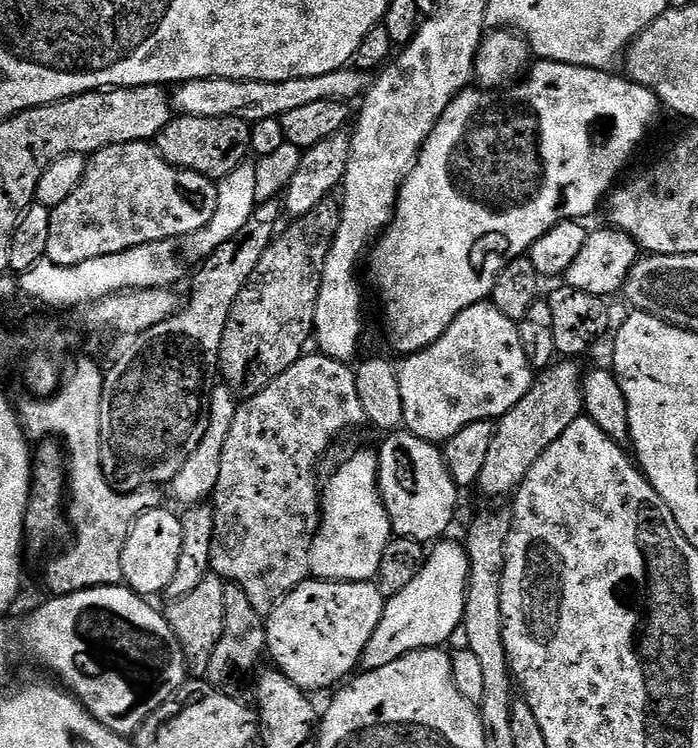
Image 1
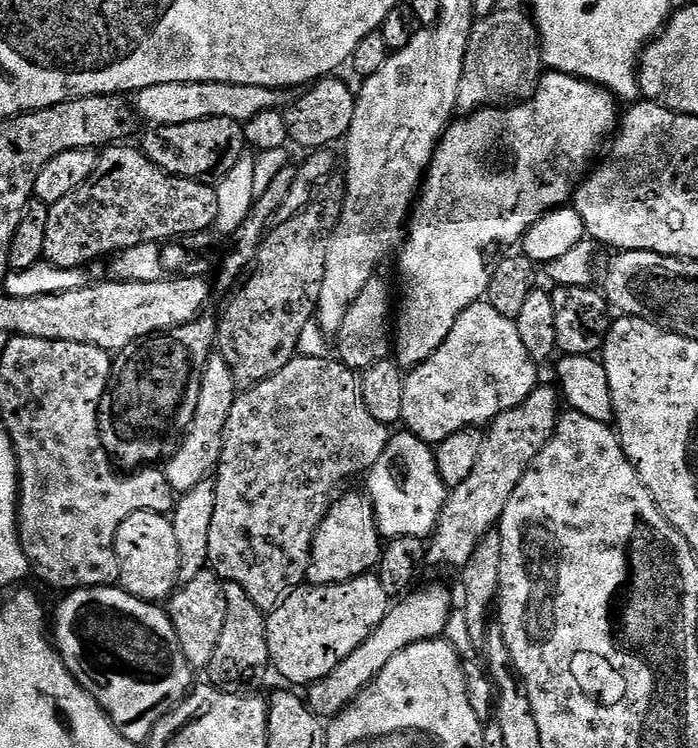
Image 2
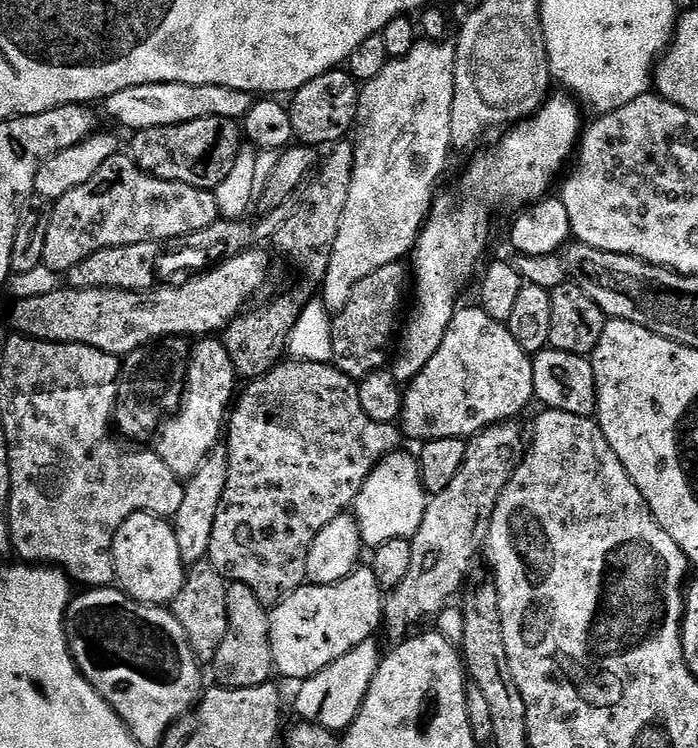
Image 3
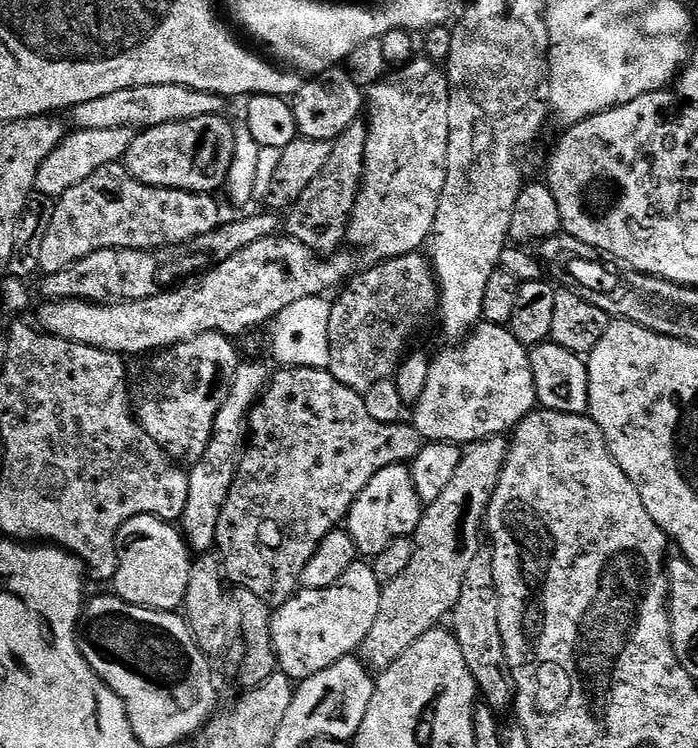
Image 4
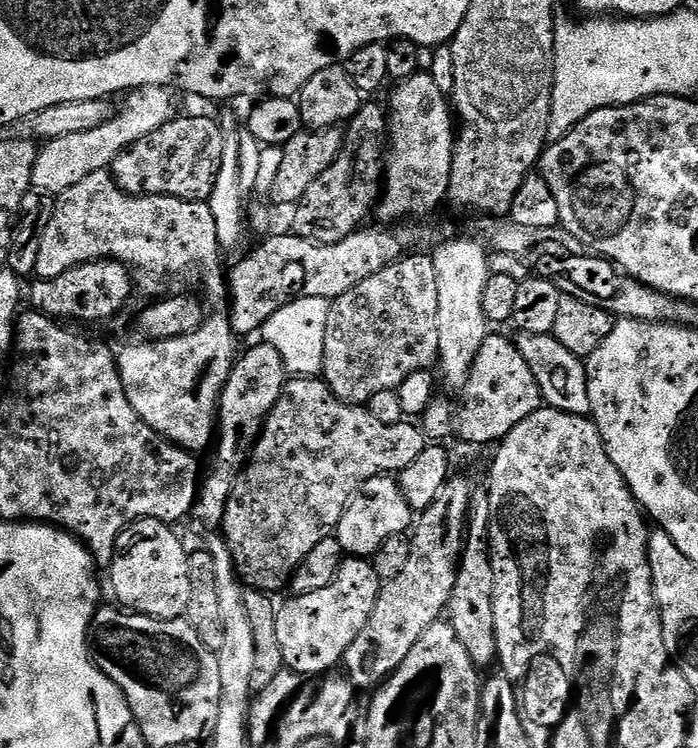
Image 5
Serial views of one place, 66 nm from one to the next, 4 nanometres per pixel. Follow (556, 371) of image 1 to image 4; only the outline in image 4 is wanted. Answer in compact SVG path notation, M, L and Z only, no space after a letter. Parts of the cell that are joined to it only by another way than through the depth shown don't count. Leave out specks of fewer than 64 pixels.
M491 436L488 440L477 440L476 443L467 445L458 462L458 470L454 470L454 479L446 486L446 490L442 490L438 502L429 504L423 509L414 533L413 556L409 565L398 578L381 587L378 618L374 618L370 634L366 634L358 649L358 659L369 672L379 674L394 666L394 662L398 662L398 658L402 658L402 654L406 654L406 650L410 650L410 646L414 646L414 642L422 638L422 634L437 627L443 621L440 619L443 616L445 619L458 602L458 594L462 594L462 578L466 578L466 569L482 550L480 536L482 540L488 504L498 486L498 478L504 468L504 458L508 454L509 447L509 441L504 436Z

